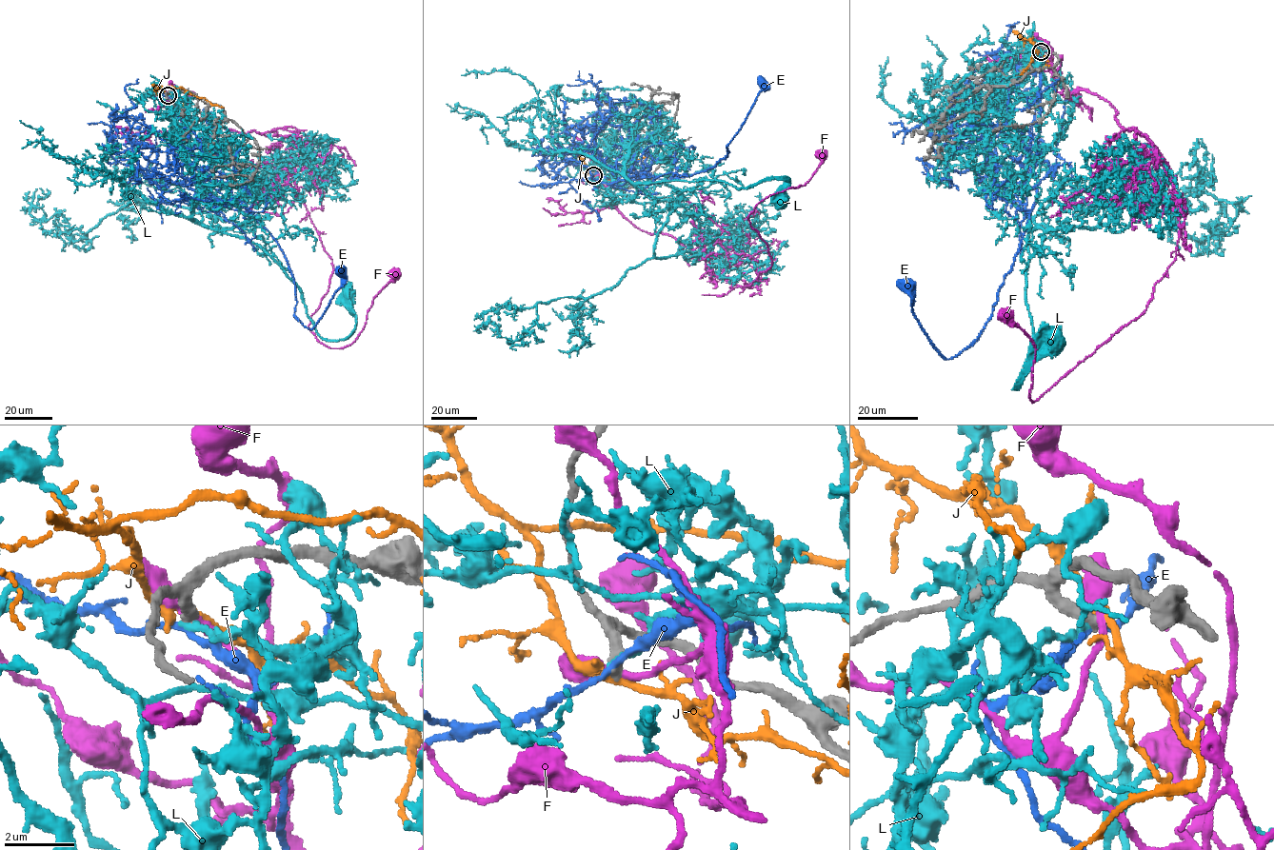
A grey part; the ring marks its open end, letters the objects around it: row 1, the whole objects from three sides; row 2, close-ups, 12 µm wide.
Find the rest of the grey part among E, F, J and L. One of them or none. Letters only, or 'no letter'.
no letter

